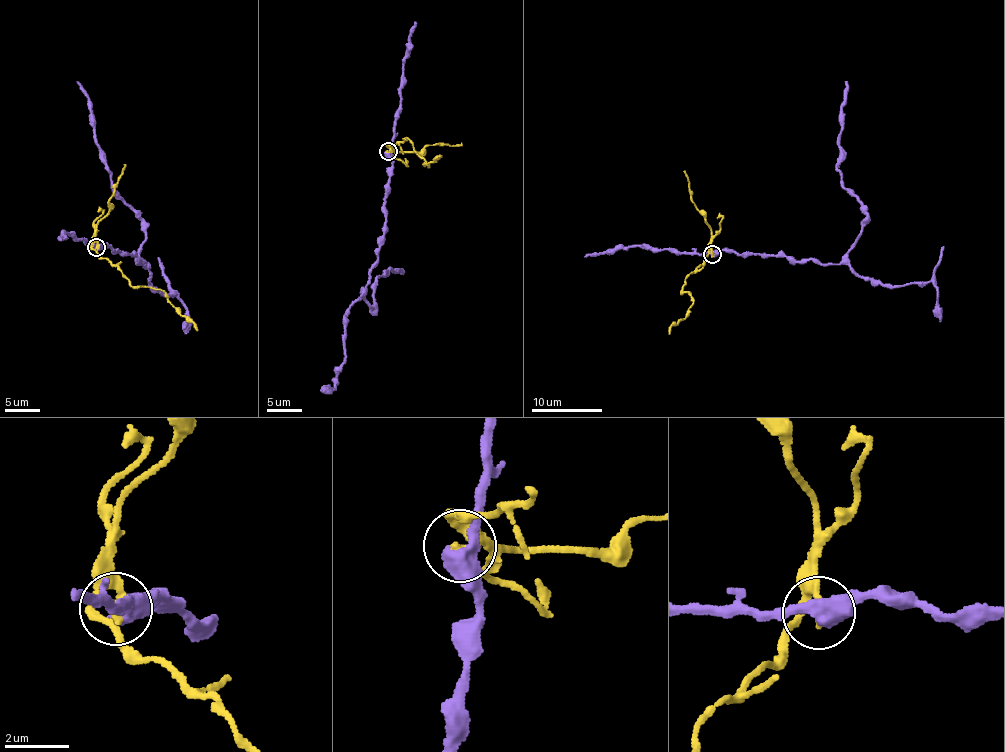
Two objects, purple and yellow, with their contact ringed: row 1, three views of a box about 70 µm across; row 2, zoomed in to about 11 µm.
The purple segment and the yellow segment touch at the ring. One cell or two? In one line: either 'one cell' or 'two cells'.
two cells

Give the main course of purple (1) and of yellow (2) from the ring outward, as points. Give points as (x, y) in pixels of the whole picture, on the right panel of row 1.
1: (713, 254), (732, 250), (741, 255), (841, 262), (860, 233), (866, 214), (842, 184), (838, 167), (845, 81)
2: (711, 254), (710, 249), (684, 282), (681, 292), (688, 291), (693, 303), (685, 318), (673, 324), (670, 334)

